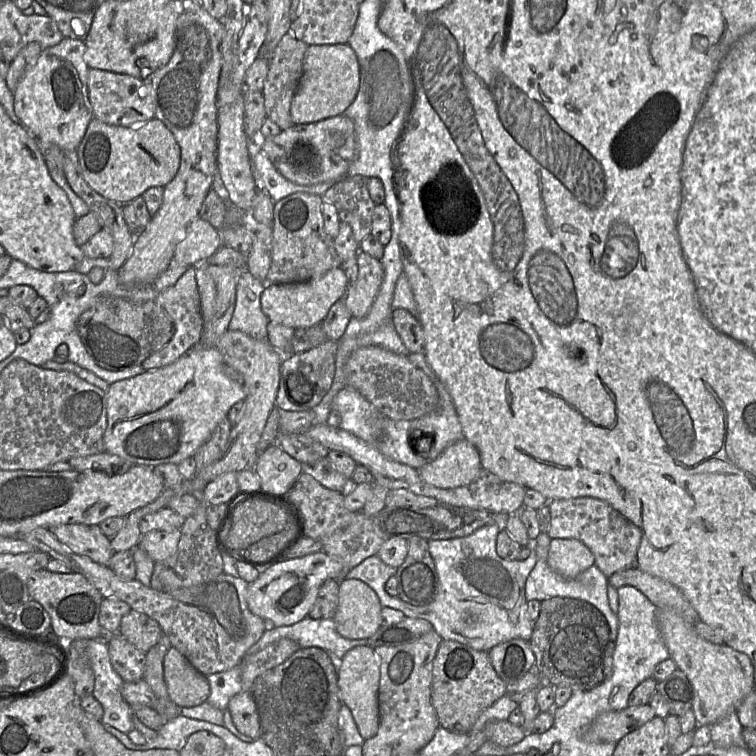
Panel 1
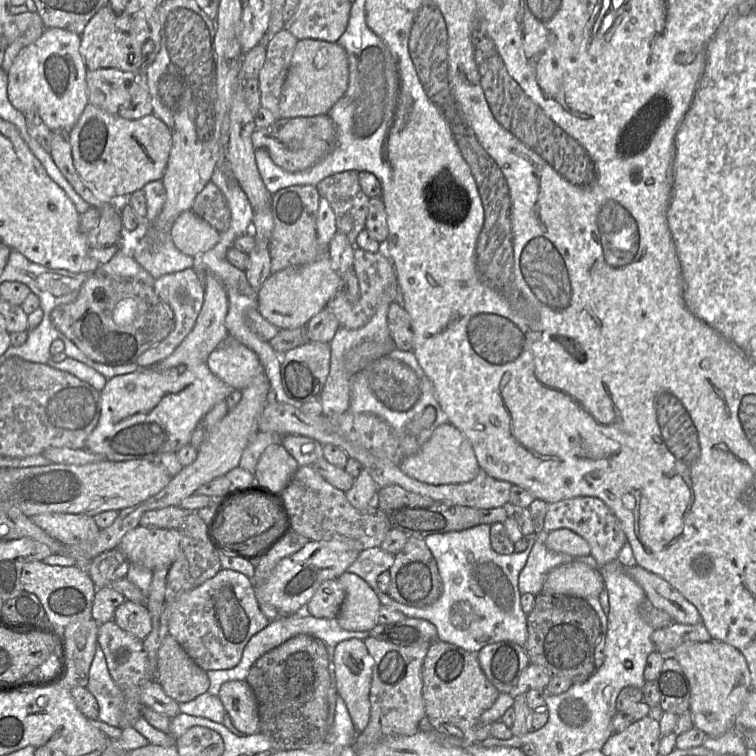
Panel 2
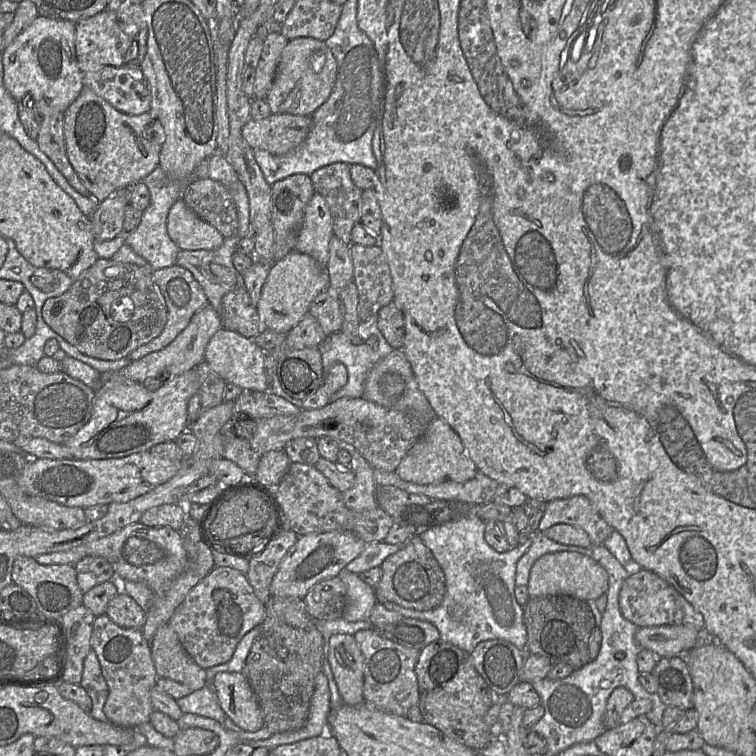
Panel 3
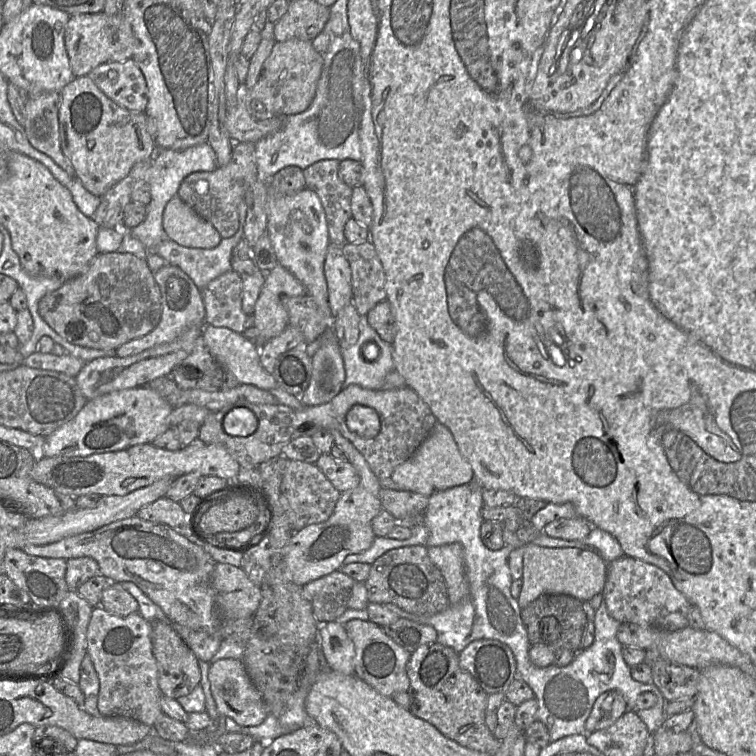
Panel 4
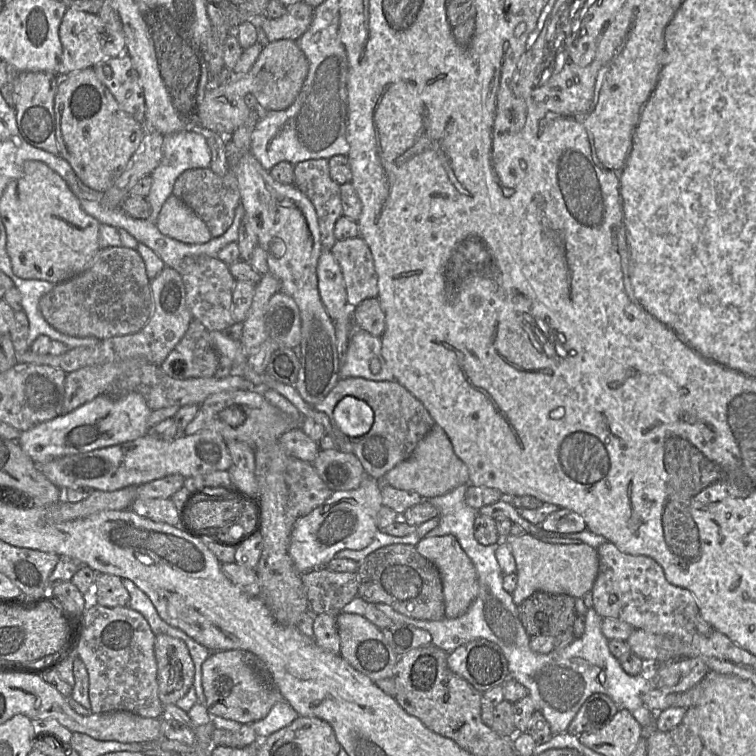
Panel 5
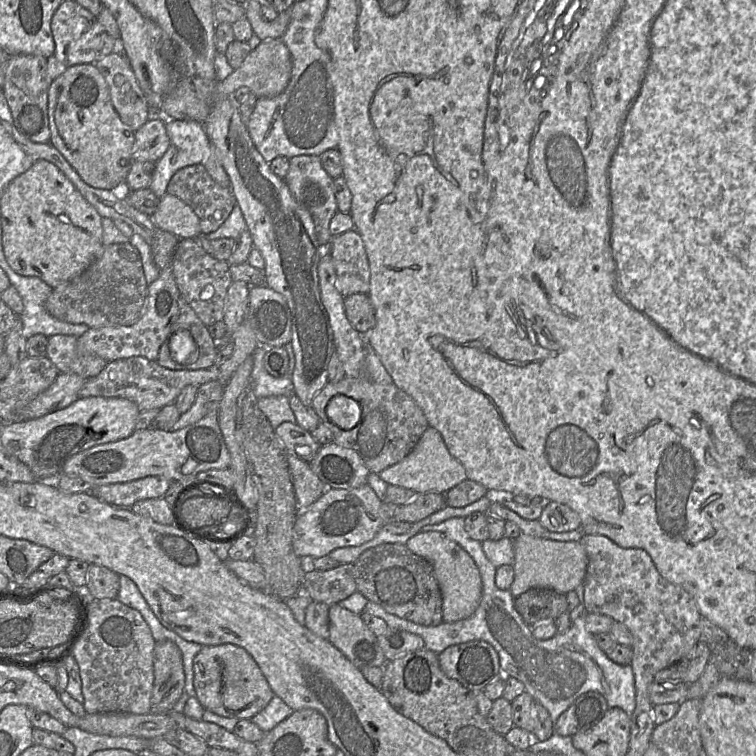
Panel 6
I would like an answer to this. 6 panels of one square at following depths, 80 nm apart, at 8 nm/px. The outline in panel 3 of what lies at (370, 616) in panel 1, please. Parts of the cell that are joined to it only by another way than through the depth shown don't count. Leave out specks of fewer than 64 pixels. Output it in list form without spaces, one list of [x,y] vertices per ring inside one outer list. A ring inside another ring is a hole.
[[[343,568],[338,574],[347,589],[347,601],[343,618],[349,622],[369,620],[371,610],[378,602],[374,589],[359,575]]]

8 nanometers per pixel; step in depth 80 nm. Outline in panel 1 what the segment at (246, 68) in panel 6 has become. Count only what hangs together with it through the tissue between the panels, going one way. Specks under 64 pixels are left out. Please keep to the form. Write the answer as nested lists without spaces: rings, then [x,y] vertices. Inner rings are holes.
[[[308,45],[303,60],[303,74],[291,103],[290,114],[293,122],[307,124],[343,115],[354,101],[359,85],[359,61],[351,46]]]

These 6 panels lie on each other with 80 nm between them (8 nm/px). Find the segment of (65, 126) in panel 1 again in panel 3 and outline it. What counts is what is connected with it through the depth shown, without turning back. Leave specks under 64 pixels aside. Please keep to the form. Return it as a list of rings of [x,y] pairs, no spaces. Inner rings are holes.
[[[38,16],[14,41],[2,51],[4,86],[13,99],[18,102],[24,97],[31,97],[37,105],[38,113],[62,112],[77,99],[82,89],[83,73],[80,71],[75,54],[76,24],[67,20],[50,19]]]

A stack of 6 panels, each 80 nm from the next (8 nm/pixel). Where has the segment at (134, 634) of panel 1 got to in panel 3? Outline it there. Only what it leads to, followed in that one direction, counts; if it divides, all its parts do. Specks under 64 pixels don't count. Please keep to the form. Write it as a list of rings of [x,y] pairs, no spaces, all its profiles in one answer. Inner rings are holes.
[[[125,592],[118,593],[109,601],[106,614],[124,628],[142,629],[146,621],[146,612]]]

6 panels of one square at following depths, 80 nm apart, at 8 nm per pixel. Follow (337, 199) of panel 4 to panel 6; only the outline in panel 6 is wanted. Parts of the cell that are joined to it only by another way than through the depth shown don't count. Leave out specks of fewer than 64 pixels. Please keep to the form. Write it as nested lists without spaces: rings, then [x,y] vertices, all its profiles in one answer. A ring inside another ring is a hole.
[[[299,155],[290,158],[289,163],[289,171],[283,180],[296,201],[310,212],[318,243],[321,246],[327,245],[333,238],[329,229],[330,221],[339,211],[335,197],[334,181],[324,170],[319,156]]]

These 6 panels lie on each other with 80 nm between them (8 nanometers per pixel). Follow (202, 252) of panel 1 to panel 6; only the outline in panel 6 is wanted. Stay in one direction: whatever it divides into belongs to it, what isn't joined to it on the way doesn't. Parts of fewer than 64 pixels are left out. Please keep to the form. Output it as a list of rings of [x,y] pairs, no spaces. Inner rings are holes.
[[[166,194],[158,203],[152,216],[155,225],[180,239],[203,235],[194,211],[179,198]]]

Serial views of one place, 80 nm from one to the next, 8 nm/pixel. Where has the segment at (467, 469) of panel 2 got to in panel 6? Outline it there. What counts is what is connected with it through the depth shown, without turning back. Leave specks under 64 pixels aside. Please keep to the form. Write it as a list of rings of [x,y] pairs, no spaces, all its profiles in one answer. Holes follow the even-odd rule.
[[[431,426],[425,430],[404,459],[382,470],[378,475],[389,485],[408,488],[419,494],[427,492],[445,494],[467,478],[464,466],[450,454],[440,432]]]

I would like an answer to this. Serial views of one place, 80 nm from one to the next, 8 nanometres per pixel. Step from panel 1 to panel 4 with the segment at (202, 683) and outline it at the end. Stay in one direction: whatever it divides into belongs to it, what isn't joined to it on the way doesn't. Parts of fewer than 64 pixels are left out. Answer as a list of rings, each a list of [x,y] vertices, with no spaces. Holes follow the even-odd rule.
[[[152,622],[152,647],[158,667],[158,686],[163,696],[178,699],[200,685],[199,660],[172,627],[171,622]]]

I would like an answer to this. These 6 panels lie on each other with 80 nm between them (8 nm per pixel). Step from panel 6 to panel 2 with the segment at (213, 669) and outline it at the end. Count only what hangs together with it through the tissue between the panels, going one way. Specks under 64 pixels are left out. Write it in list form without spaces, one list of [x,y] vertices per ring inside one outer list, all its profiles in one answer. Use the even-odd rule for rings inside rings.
[[[246,681],[225,682],[219,690],[218,697],[233,725],[240,732],[253,735],[260,731],[257,701]]]

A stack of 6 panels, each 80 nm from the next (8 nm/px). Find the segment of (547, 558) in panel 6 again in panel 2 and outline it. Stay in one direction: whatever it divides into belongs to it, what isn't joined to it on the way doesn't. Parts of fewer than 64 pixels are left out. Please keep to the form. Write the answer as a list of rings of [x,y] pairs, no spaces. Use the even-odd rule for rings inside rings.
[[[574,559],[547,574],[541,593],[589,598],[598,597],[603,589],[604,579],[600,570]]]

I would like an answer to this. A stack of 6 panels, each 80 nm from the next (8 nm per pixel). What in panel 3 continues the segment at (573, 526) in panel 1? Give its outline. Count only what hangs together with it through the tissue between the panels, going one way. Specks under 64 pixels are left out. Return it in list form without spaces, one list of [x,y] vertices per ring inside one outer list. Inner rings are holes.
[[[582,495],[547,502],[538,530],[544,533],[551,526],[561,523],[585,531],[591,540],[591,545],[604,545],[614,531],[589,499]]]

